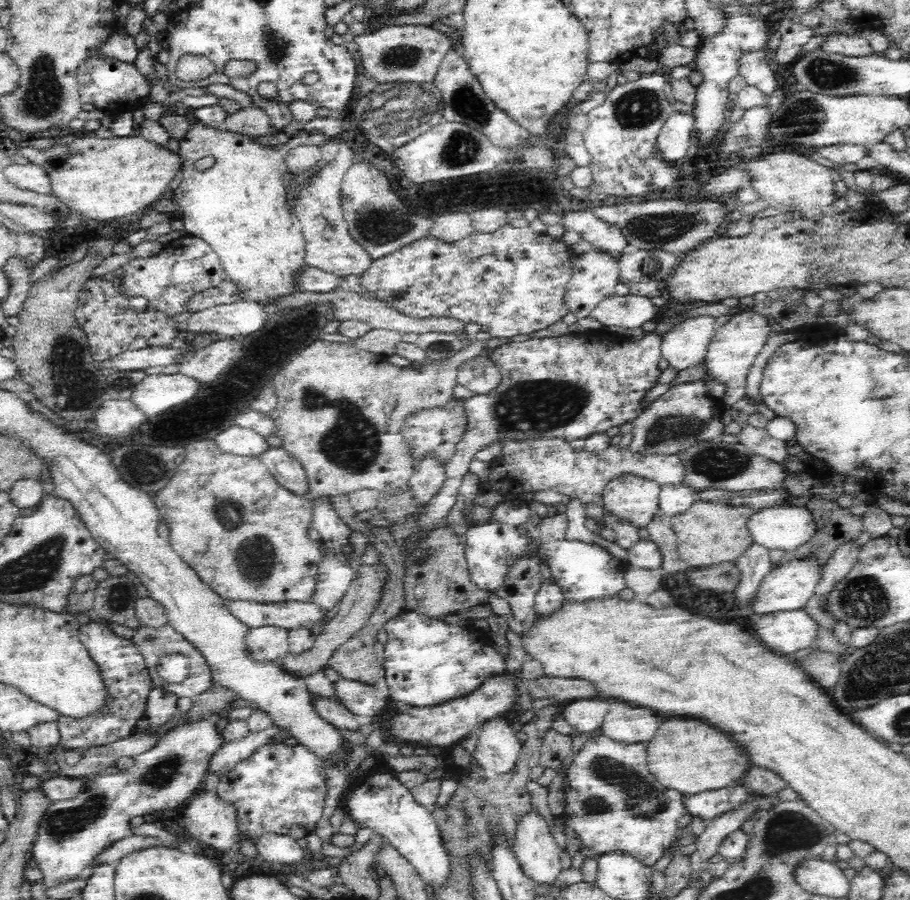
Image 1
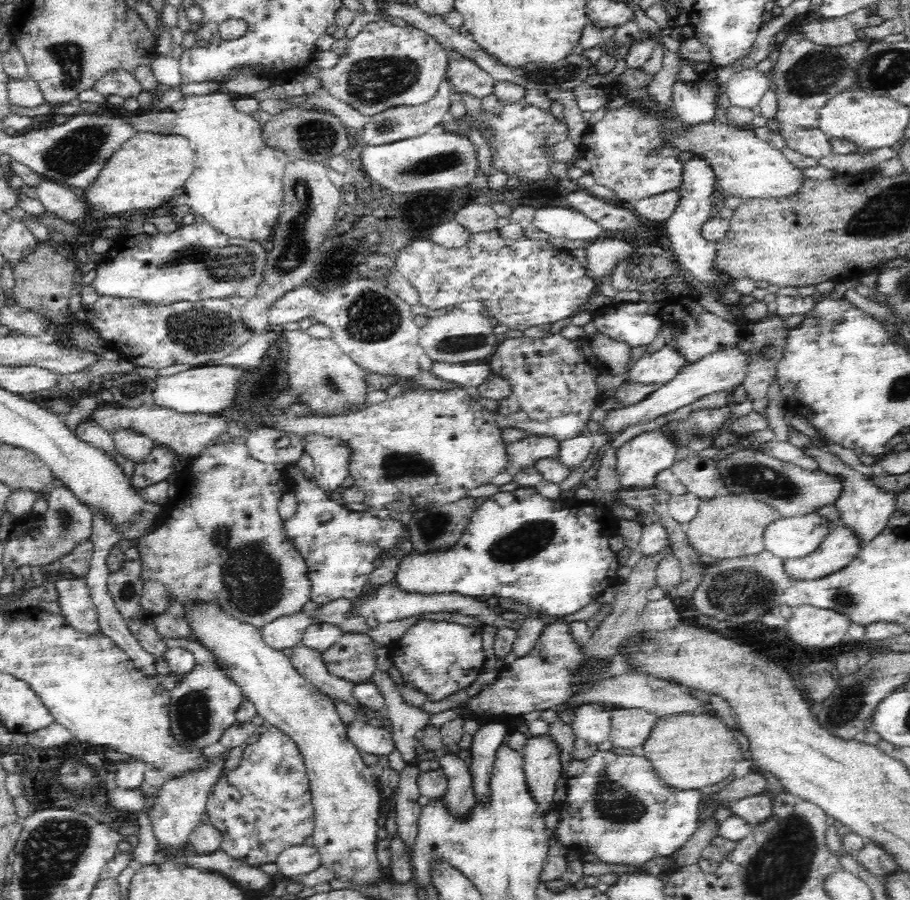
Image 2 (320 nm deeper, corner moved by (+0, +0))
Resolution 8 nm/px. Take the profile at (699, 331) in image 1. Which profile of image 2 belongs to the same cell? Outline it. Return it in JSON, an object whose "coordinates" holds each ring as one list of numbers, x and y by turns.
{"coordinates":[[666,343,660,350,642,355,626,374,625,381,664,385,673,380,687,364,684,353,678,351,674,343]]}

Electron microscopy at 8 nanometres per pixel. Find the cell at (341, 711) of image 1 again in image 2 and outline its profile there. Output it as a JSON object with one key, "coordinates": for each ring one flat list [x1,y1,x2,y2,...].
{"coordinates":[[360,717,352,720,346,725,350,741,356,745,358,750,374,754,376,756,386,756,395,747,392,733,384,726,374,727,368,724,367,720]]}

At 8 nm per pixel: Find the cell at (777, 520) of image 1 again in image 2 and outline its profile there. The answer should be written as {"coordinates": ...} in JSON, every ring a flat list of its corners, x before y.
{"coordinates":[[808,513,803,515,792,515,791,517,780,517,774,522,766,525,763,532,763,543,765,549,781,559,802,558,816,550,823,538,832,528,830,522,818,515,818,513]]}

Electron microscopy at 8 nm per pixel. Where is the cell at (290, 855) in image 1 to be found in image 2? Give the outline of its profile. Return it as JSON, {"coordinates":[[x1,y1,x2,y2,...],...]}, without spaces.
{"coordinates":[[302,843,280,852,276,865,278,878,294,878,297,875,309,874,321,866,321,855,313,845,304,846]]}

